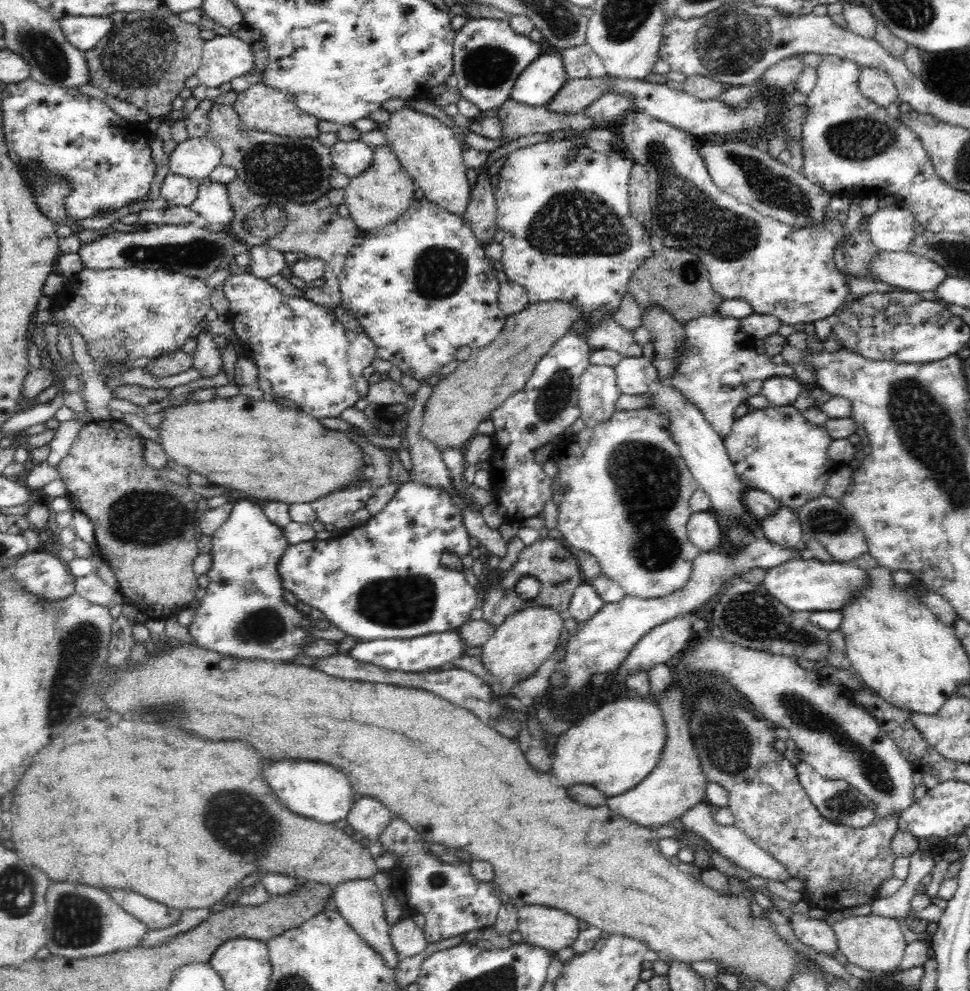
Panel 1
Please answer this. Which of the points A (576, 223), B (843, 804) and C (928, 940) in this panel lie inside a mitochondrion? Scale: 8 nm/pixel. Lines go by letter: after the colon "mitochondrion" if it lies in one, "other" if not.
A: mitochondrion
B: mitochondrion
C: other

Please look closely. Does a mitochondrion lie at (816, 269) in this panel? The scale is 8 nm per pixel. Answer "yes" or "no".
no

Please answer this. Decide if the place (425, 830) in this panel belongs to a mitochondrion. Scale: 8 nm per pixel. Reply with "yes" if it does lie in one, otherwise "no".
no

